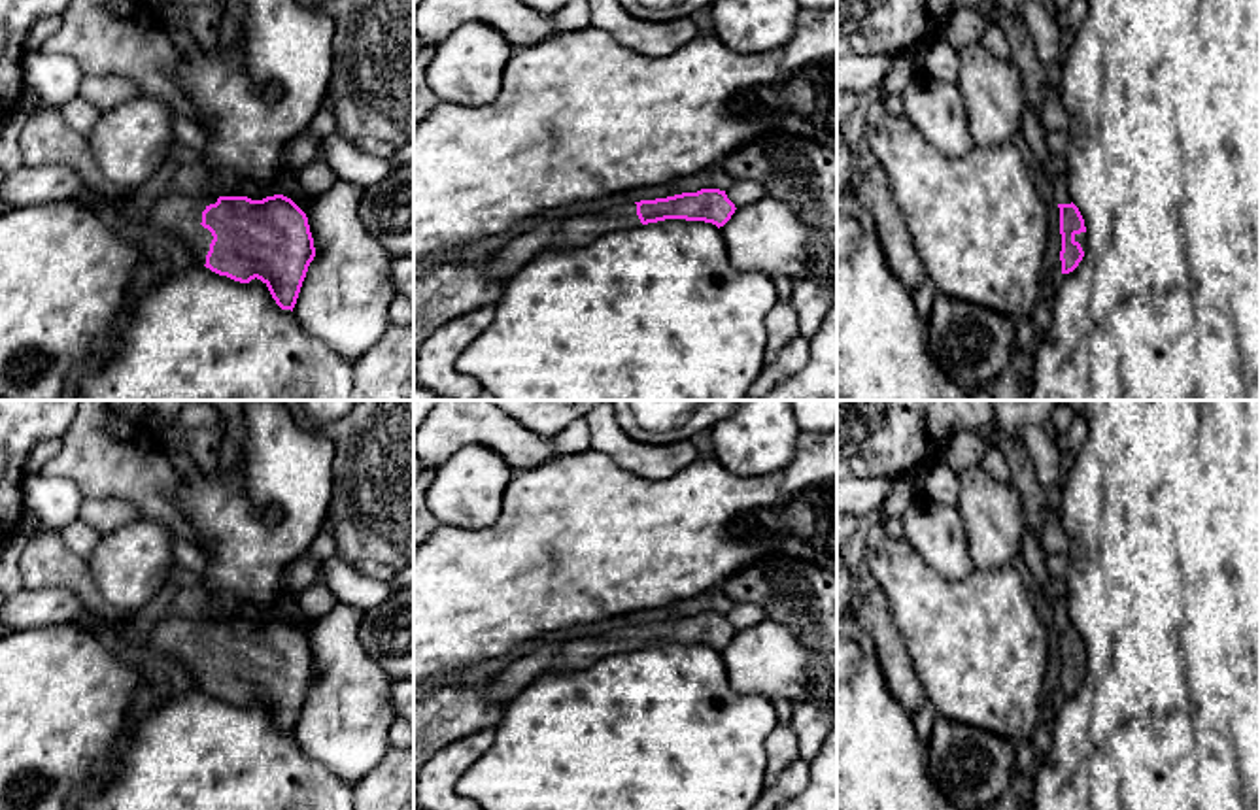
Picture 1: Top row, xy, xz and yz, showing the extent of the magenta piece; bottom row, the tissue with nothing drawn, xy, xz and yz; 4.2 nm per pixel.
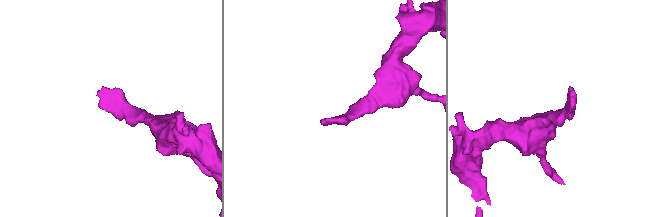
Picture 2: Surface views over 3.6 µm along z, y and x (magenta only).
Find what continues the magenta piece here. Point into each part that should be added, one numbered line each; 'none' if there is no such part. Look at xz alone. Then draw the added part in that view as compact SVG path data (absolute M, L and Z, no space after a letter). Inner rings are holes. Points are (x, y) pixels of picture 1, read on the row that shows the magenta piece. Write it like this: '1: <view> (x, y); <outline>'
1: xz (578, 231); M620 204L597 213L576 215L565 221L548 249L578 249L612 230L642 227L637 204Z

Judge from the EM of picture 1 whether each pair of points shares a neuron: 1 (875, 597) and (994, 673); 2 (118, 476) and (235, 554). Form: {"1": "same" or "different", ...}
{"1": "different", "2": "different"}

